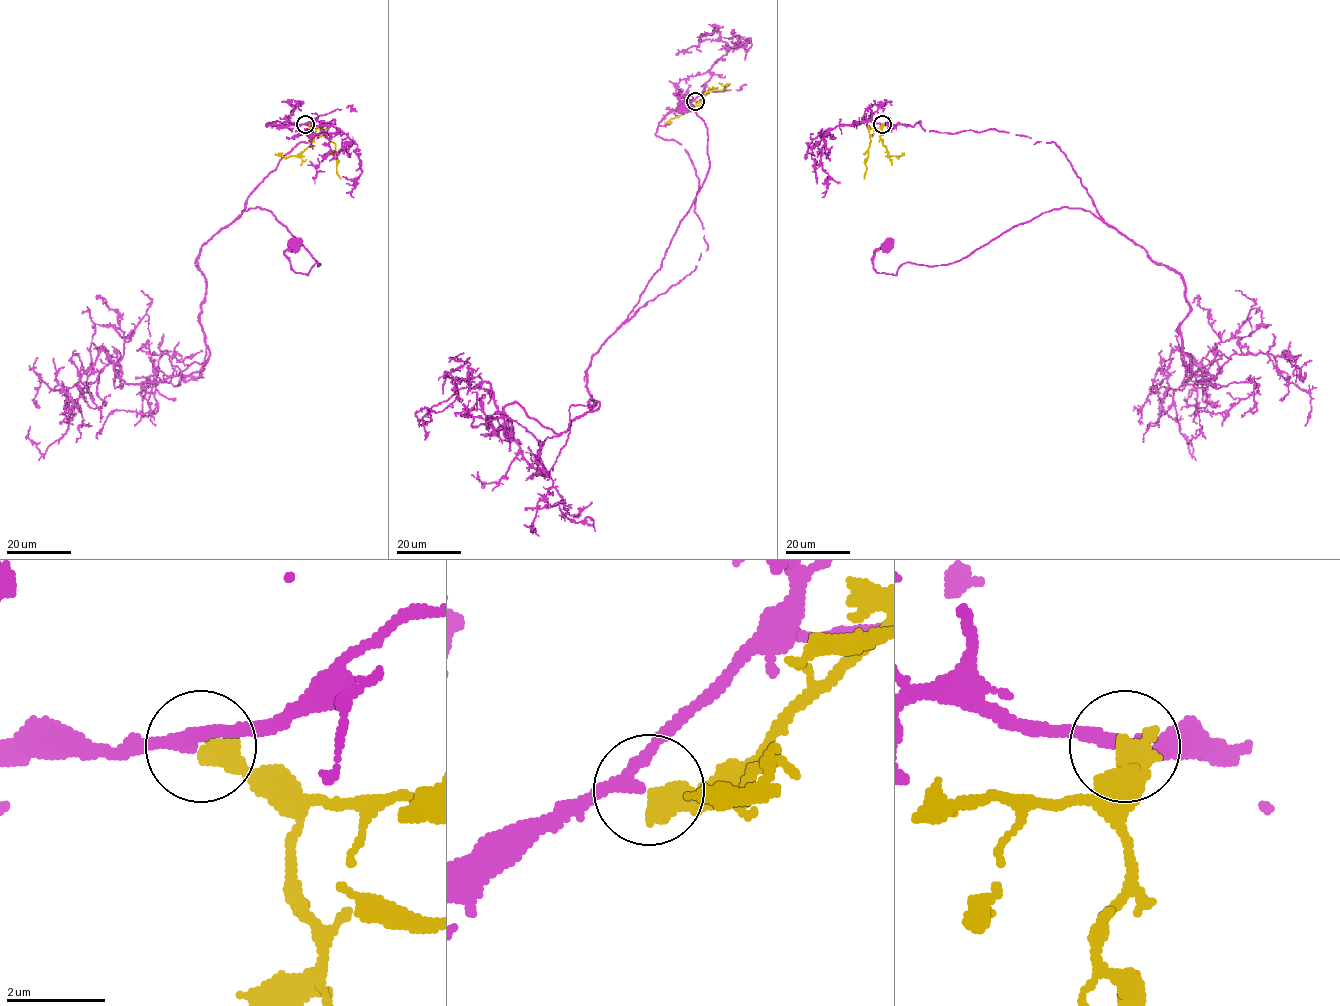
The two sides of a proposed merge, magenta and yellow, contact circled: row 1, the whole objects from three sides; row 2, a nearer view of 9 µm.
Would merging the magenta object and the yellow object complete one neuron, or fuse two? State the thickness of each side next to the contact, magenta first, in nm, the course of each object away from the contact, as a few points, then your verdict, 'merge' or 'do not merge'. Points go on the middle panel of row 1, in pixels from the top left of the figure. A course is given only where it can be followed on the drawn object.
240/480 nm | magenta via (694, 101), (656, 134), (694, 166), (707, 248), (629, 319), (710, 166), (706, 126), (674, 93), (684, 107) | yellow via (695, 101), (700, 101), (714, 88), (724, 90), (730, 83) | merge

